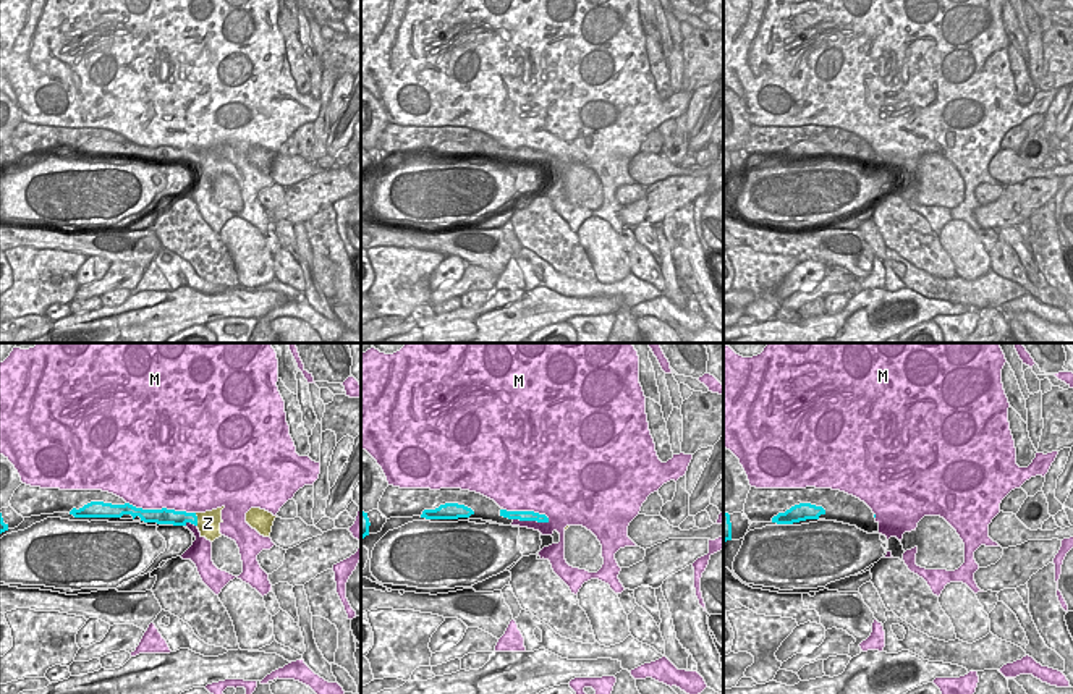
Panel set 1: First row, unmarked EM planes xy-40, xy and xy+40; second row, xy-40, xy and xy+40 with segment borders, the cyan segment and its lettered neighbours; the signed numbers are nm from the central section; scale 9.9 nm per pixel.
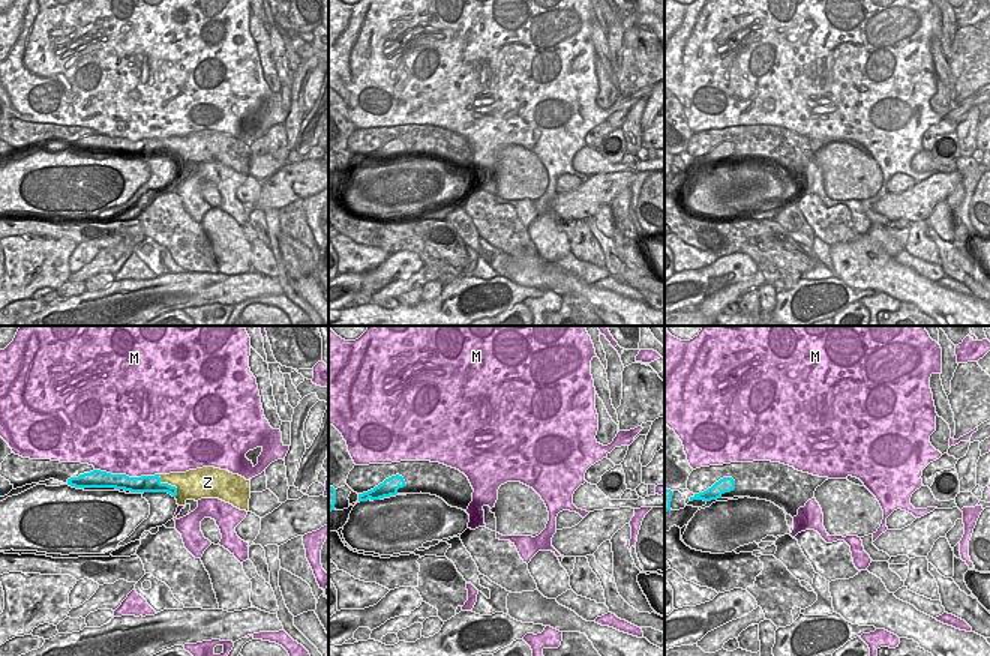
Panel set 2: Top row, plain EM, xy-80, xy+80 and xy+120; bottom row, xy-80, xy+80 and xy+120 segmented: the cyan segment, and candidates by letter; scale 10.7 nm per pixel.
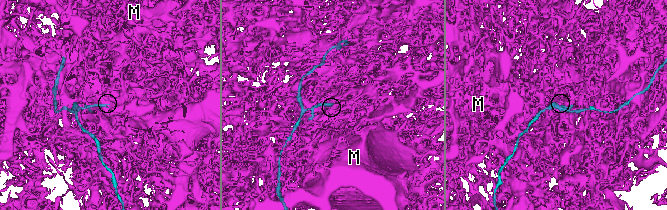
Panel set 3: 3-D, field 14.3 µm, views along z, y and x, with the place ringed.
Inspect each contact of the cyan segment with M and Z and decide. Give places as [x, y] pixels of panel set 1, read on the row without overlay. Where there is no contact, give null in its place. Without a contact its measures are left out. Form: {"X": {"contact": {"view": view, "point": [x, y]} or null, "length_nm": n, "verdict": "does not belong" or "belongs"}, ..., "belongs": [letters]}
{"M": {"contact": {"view": "xy", "point": [528, 149]}, "length_nm": 480, "verdict": "does not belong"}, "Z": {"contact": {"view": "xy-40", "point": [196, 157]}, "length_nm": 130, "verdict": "belongs"}, "belongs": ["Z"]}

